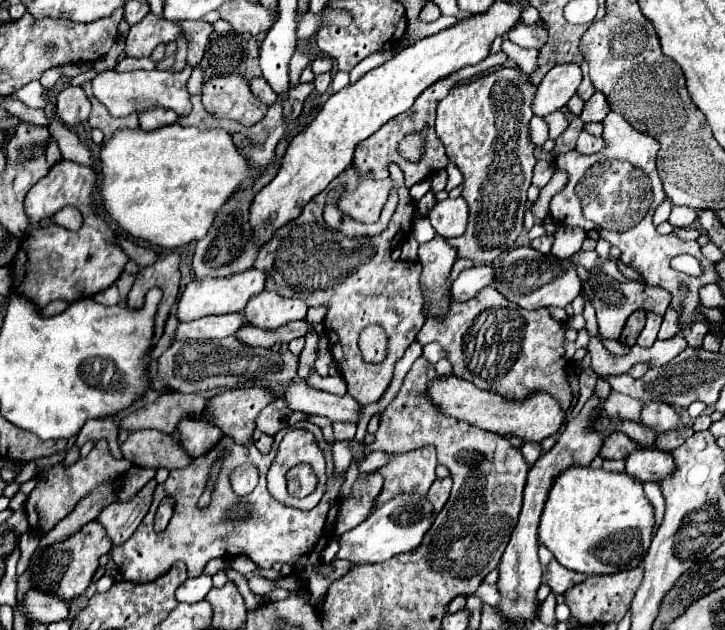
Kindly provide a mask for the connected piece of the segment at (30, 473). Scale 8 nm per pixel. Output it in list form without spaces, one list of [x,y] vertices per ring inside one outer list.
[[[31,460],[26,463],[22,469],[22,471],[17,475],[18,479],[16,478],[15,481],[18,481],[19,485],[33,479],[36,476],[36,462],[35,460]]]

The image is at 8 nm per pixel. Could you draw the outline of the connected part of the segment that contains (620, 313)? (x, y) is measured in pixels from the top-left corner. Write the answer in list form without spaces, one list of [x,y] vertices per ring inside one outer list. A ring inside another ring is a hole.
[[[590,273],[588,281],[582,283],[582,291],[584,293],[588,291],[588,299],[592,299],[592,307],[596,309],[596,317],[598,317],[598,329],[600,329],[602,337],[606,337],[606,339],[618,339],[626,319],[636,309],[650,309],[650,311],[664,313],[666,307],[670,305],[670,299],[672,299],[670,293],[662,287],[646,287],[646,283],[636,283],[636,281],[620,283],[606,273]],[[646,291],[652,291],[652,299],[648,299]]]

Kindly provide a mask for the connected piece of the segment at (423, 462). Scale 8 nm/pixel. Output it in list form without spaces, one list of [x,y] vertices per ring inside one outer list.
[[[422,447],[404,455],[392,455],[392,461],[378,471],[384,477],[382,495],[378,495],[378,505],[390,501],[400,493],[420,493],[426,495],[430,485],[436,481],[436,449]]]

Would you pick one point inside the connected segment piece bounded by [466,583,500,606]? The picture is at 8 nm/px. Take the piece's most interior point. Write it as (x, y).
(489, 594)

